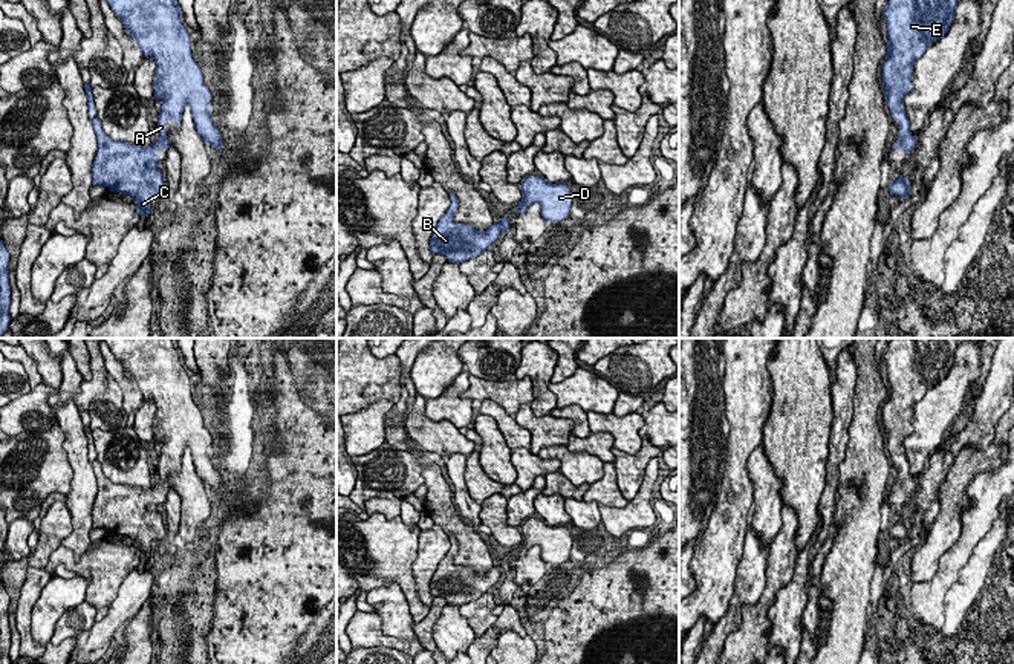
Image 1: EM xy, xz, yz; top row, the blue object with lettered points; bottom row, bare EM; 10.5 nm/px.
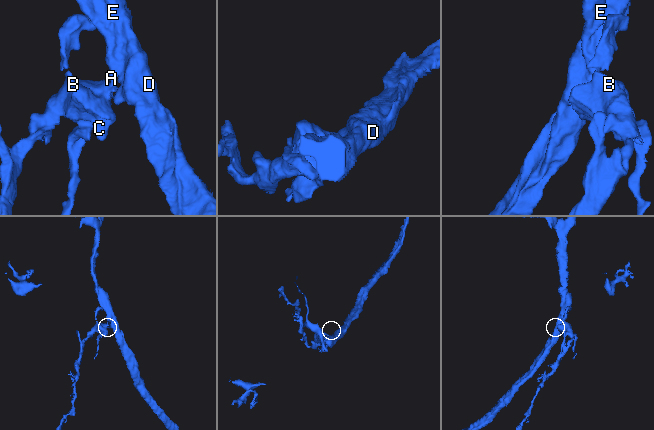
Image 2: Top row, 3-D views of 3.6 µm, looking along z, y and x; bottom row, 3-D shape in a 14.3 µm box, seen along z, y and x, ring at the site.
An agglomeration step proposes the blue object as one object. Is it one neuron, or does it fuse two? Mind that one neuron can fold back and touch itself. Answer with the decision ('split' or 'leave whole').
leave whole

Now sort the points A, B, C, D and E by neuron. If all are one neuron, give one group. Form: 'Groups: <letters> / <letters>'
Groups: A B C D E

